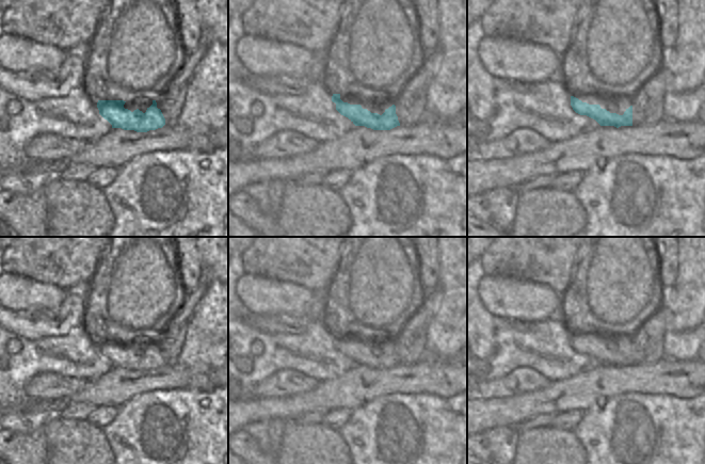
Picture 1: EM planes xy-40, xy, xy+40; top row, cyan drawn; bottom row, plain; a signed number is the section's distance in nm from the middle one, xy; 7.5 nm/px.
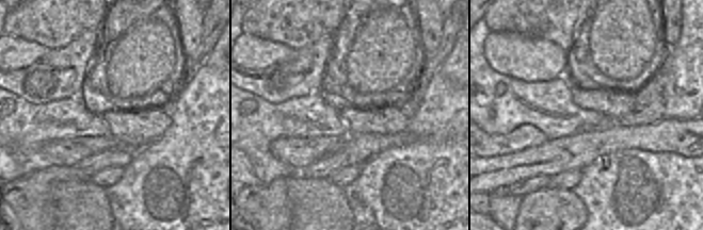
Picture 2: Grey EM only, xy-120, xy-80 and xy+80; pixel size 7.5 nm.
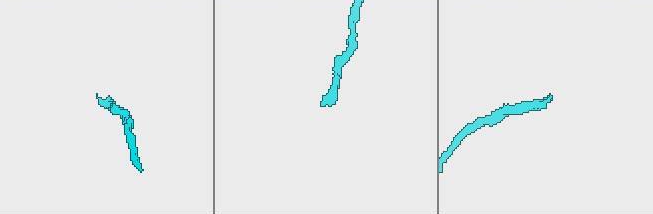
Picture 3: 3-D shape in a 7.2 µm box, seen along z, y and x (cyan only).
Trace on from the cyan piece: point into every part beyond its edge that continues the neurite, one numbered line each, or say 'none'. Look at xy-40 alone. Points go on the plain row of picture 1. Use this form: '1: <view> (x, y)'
1: xy-40 (143, 345)

